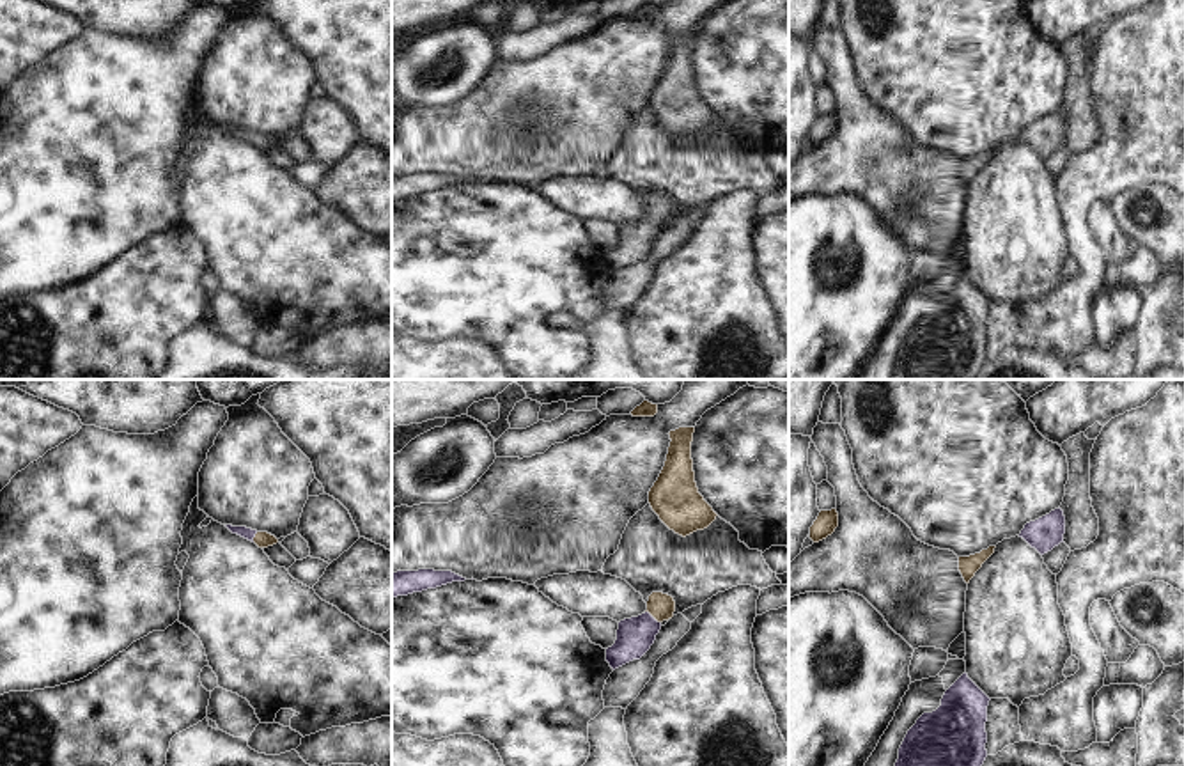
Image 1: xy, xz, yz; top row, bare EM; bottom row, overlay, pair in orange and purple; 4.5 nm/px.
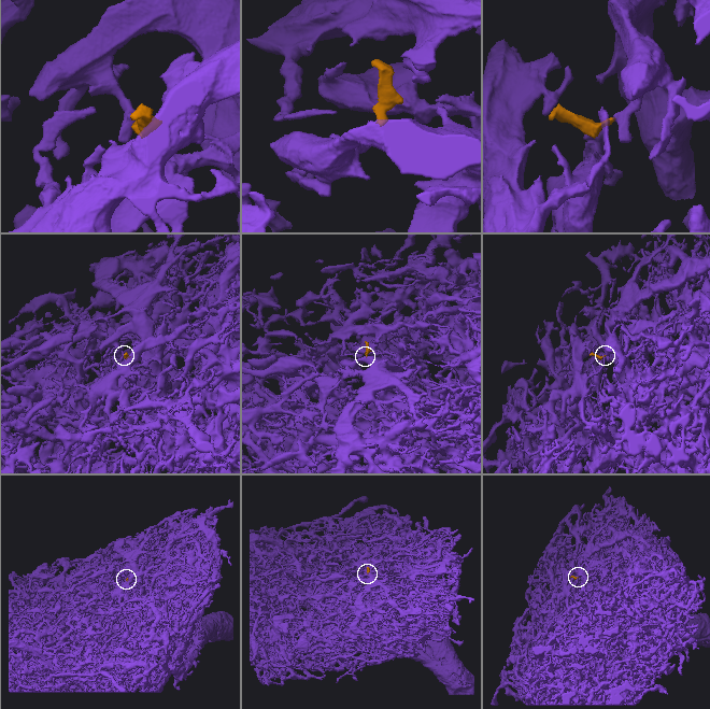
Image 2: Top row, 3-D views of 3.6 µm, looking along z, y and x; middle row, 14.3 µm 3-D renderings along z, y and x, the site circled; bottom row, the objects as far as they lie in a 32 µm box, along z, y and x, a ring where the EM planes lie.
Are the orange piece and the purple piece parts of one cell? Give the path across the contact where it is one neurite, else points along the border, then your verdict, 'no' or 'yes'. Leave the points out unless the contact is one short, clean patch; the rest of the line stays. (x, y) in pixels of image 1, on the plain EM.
runs through xz (662, 210), (653, 218), (635, 238); yes

